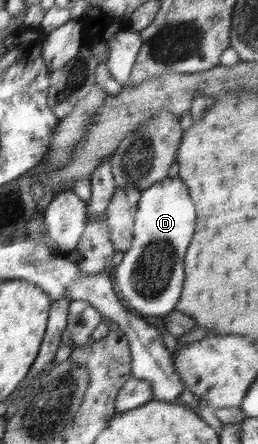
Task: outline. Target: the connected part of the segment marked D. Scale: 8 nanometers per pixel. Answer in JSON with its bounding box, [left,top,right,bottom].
[110,177,196,317]

